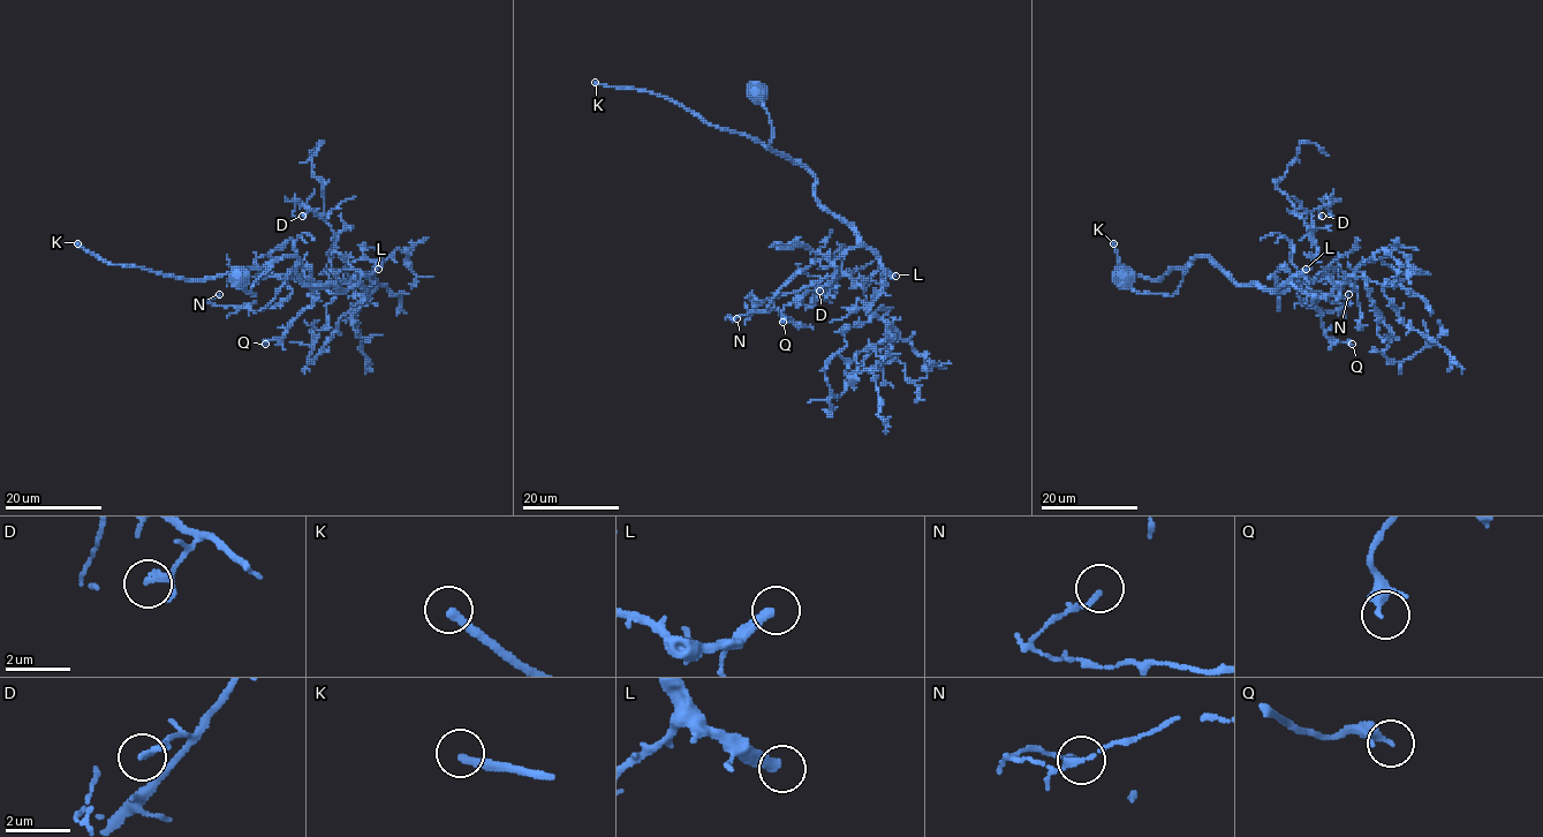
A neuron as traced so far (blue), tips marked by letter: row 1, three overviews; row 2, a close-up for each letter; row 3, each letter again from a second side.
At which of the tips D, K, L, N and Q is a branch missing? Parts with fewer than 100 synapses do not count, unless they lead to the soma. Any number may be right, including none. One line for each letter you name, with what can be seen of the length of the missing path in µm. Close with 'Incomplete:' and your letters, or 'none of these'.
K: Missing length about 250 µm
L: Missing length about 50 µm
Incomplete: K, L

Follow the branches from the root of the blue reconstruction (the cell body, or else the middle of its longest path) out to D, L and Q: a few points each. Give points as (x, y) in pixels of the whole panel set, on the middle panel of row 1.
D: (756, 95), (770, 148), (811, 173), (815, 197), (878, 259), (863, 283), (839, 272), (819, 291)
L: (756, 95), (772, 127), (770, 148), (811, 173), (815, 197), (895, 276)
Q: (756, 95), (770, 148), (811, 173), (815, 197), (857, 239), (831, 284), (787, 304), (783, 322)

